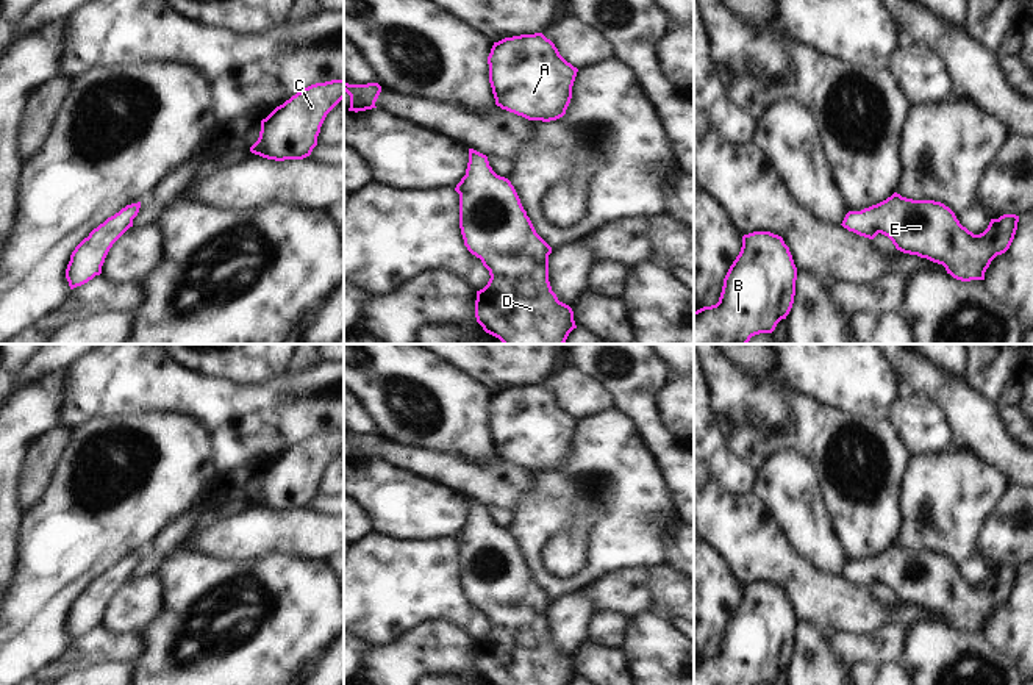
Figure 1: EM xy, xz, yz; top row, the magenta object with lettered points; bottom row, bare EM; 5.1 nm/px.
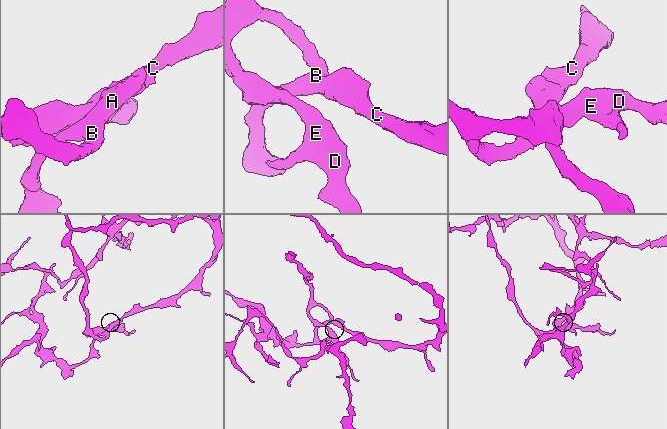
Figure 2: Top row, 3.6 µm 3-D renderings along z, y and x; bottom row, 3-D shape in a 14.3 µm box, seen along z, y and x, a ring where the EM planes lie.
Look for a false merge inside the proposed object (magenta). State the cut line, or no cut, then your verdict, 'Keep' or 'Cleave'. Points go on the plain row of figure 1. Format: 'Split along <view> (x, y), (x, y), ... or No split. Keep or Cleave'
No split. Keep

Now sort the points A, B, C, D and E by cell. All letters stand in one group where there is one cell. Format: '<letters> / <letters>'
A B C D E

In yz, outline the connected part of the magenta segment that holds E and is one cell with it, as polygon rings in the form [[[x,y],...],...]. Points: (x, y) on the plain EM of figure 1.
[[[894,543],[877,555],[861,561],[849,561],[841,576],[869,590],[881,583],[892,591],[897,601],[942,615],[953,629],[970,632],[985,630],[985,622],[991,611],[1010,599],[1017,580],[1017,572],[1019,566],[1003,565],[999,569],[991,569],[983,583],[974,585],[960,574],[955,563],[944,554],[913,551]]]

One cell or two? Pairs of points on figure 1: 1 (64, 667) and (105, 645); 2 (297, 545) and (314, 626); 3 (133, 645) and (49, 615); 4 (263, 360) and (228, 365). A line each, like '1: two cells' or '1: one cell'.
1: one cell
2: two cells
3: two cells
4: one cell

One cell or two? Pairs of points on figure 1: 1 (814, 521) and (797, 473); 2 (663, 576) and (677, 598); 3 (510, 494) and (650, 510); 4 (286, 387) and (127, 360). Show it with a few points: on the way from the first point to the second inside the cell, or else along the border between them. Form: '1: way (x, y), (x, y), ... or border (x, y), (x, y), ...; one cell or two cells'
1: way (802, 509), (797, 504), (797, 485); one cell
2: way (664, 580), (674, 593); one cell
3: border (532, 471), (535, 491), (511, 510); two cells
4: way (247, 398), (203, 398), (166, 387); one cell

